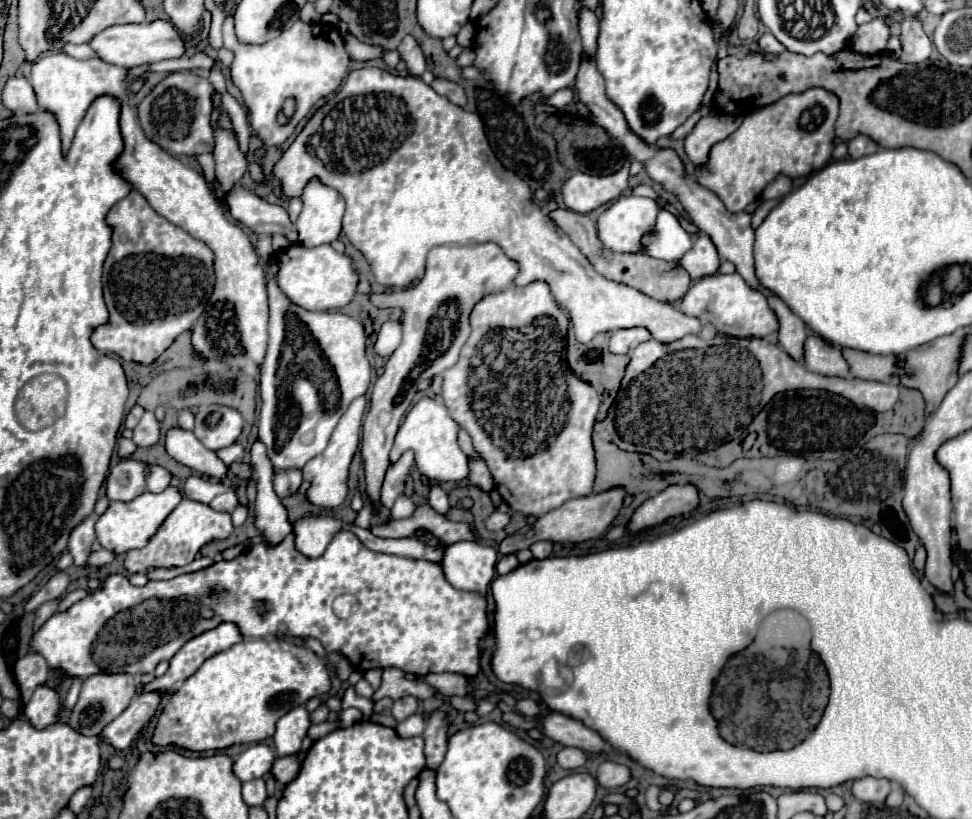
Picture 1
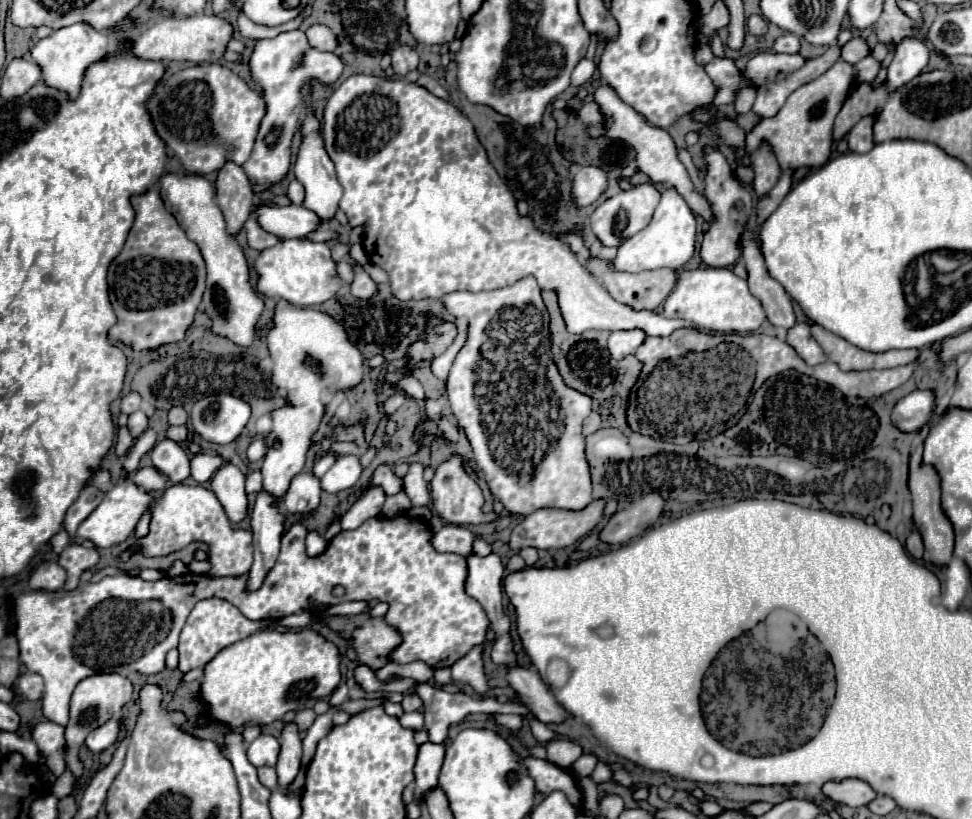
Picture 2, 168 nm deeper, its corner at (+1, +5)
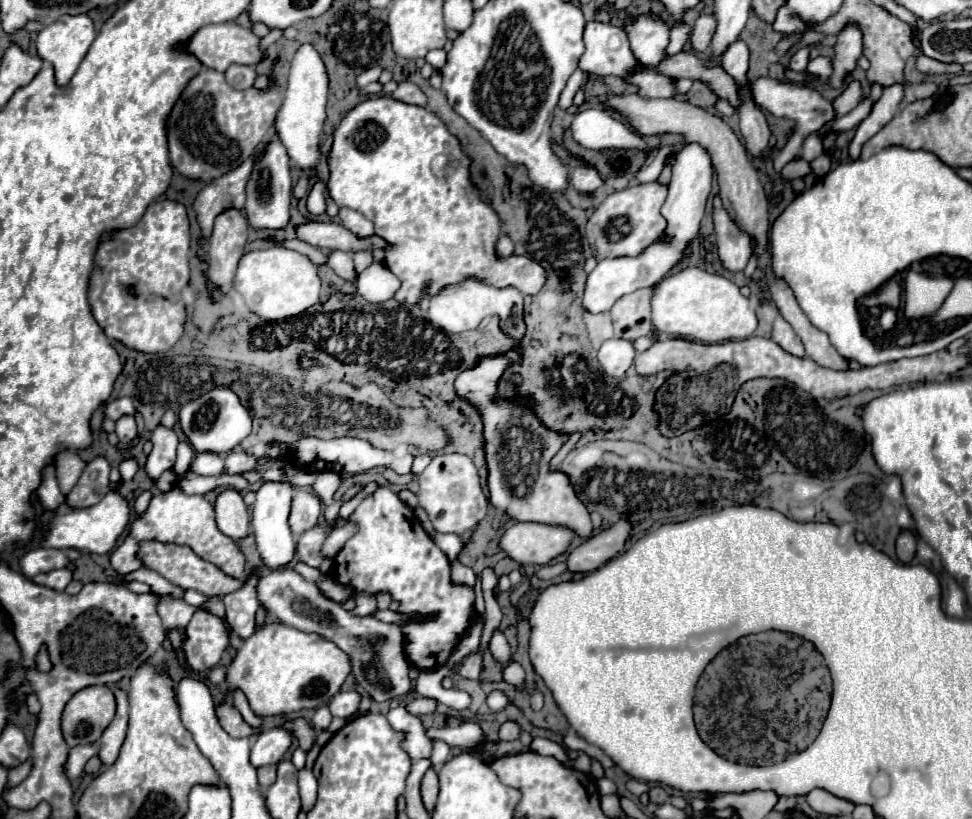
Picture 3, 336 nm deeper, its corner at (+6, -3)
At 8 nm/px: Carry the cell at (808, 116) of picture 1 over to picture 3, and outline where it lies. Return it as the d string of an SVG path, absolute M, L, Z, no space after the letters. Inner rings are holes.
M825 154L817 156L817 158L811 162L811 170L815 172L817 178L823 178L823 176L829 172L829 166L831 166L831 160L829 160L829 156L825 156Z

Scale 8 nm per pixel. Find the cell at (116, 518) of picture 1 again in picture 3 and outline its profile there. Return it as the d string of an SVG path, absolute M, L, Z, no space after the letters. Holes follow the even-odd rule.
M109 492L99 504L81 508L81 510L71 510L65 504L59 508L57 516L51 516L49 512L43 514L43 546L45 548L77 548L81 552L93 552L93 554L107 554L115 548L119 536L127 530L131 522L131 508L127 500L117 492Z

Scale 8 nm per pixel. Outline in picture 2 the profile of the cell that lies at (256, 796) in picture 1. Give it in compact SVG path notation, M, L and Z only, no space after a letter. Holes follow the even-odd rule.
M272 766L260 768L260 770L258 770L258 778L260 778L260 782L262 782L266 788L270 788L270 790L276 788L276 770L274 770Z

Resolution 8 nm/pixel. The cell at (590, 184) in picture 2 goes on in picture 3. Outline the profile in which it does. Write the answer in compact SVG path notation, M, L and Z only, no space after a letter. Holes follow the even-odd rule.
M573 168L571 184L575 186L577 192L593 192L603 184L603 180L597 174L597 170L593 170L593 168Z

